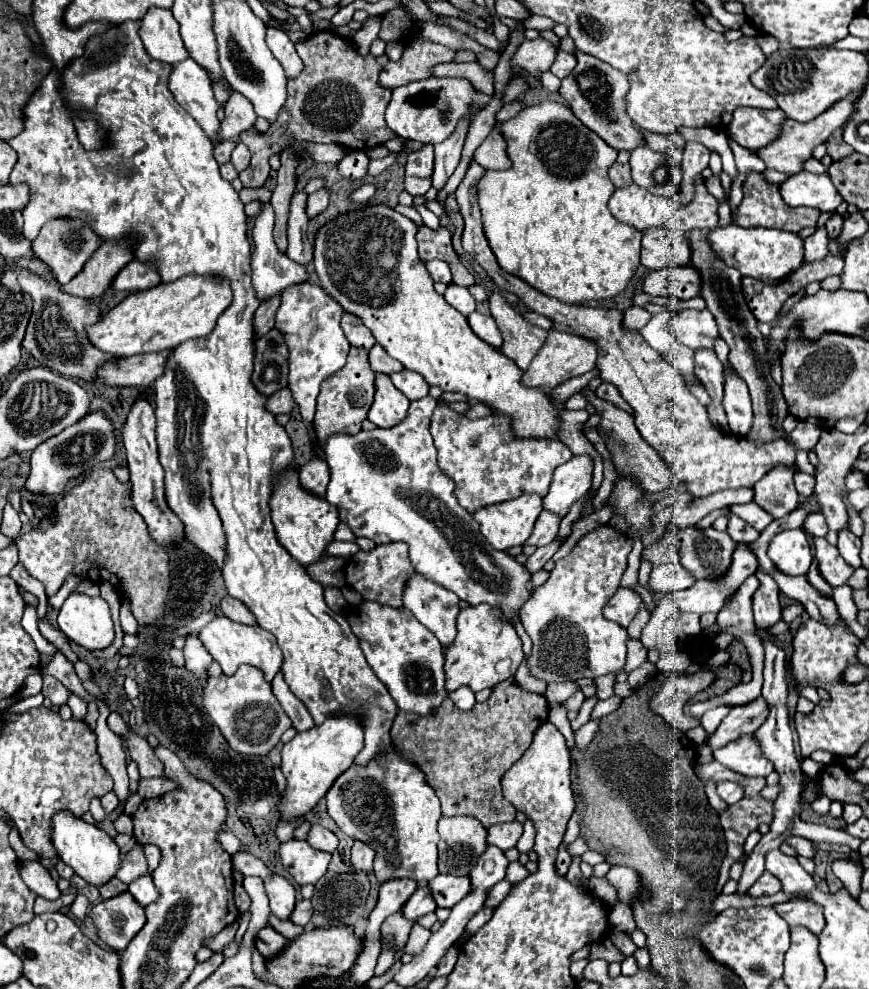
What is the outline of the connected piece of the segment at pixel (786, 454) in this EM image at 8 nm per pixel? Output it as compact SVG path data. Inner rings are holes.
M472 160L464 180L460 182L456 190L456 202L466 222L466 228L462 234L464 250L484 268L484 272L492 278L492 282L498 288L516 294L518 298L522 298L528 310L538 312L546 316L548 320L552 320L554 330L578 334L598 344L600 356L598 356L596 366L600 370L600 378L604 382L614 384L620 390L620 396L634 408L634 420L636 420L638 432L666 460L666 464L672 468L676 476L676 482L684 480L688 484L688 492L700 498L700 496L708 496L720 490L736 490L742 486L752 488L762 476L766 476L766 472L770 472L770 468L778 464L792 468L796 464L798 450L810 452L816 446L822 428L808 424L804 420L800 420L798 426L790 434L786 434L786 438L774 440L774 444L762 444L762 446L752 444L744 436L740 444L738 436L718 432L718 428L710 424L706 406L702 406L696 400L696 396L686 388L686 382L682 380L682 376L670 364L666 364L658 356L656 350L650 348L650 344L642 338L640 330L628 330L624 326L624 314L620 310L562 304L560 300L548 298L540 294L538 290L530 288L518 276L504 272L500 264L496 262L494 252L490 250L486 234L482 232L482 216L480 216L482 212L478 208L478 180L484 174L486 170L480 164L474 164Z

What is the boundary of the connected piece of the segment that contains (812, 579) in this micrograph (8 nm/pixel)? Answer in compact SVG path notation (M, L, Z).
M814 558L814 562L812 562L812 566L810 566L810 572L806 574L806 580L808 580L810 586L818 588L818 592L824 592L824 596L832 596L830 584L826 584L826 580L822 580L822 576L820 576L820 572L818 572L818 562L816 562L816 558Z

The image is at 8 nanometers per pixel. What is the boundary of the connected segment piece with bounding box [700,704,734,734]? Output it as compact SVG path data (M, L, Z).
M724 704L724 706L718 706L718 708L714 708L714 710L708 710L708 712L700 718L706 734L712 734L712 732L718 728L718 724L728 716L730 708L734 708L734 706L732 706L732 704Z

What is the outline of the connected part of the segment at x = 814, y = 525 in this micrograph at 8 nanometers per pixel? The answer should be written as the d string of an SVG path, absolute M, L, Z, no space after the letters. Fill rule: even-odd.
M812 514L810 518L806 518L804 528L806 528L806 532L810 532L812 536L818 536L818 538L824 538L828 532L828 526L826 526L822 514Z

